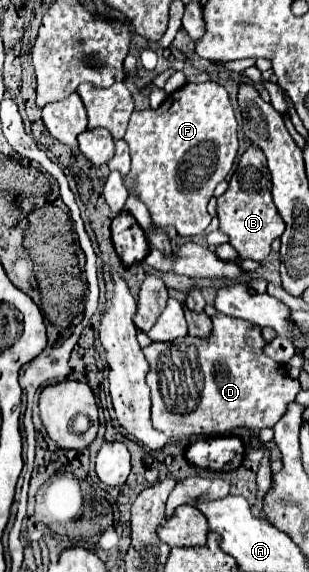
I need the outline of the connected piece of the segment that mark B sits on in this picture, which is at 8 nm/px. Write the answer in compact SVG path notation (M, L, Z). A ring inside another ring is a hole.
M250 145L240 157L232 179L228 181L228 191L222 197L218 197L220 231L230 237L230 245L238 251L242 259L246 257L254 261L266 259L272 241L284 233L284 223L274 207L270 189L272 183L270 171L266 167L266 155L256 145Z

